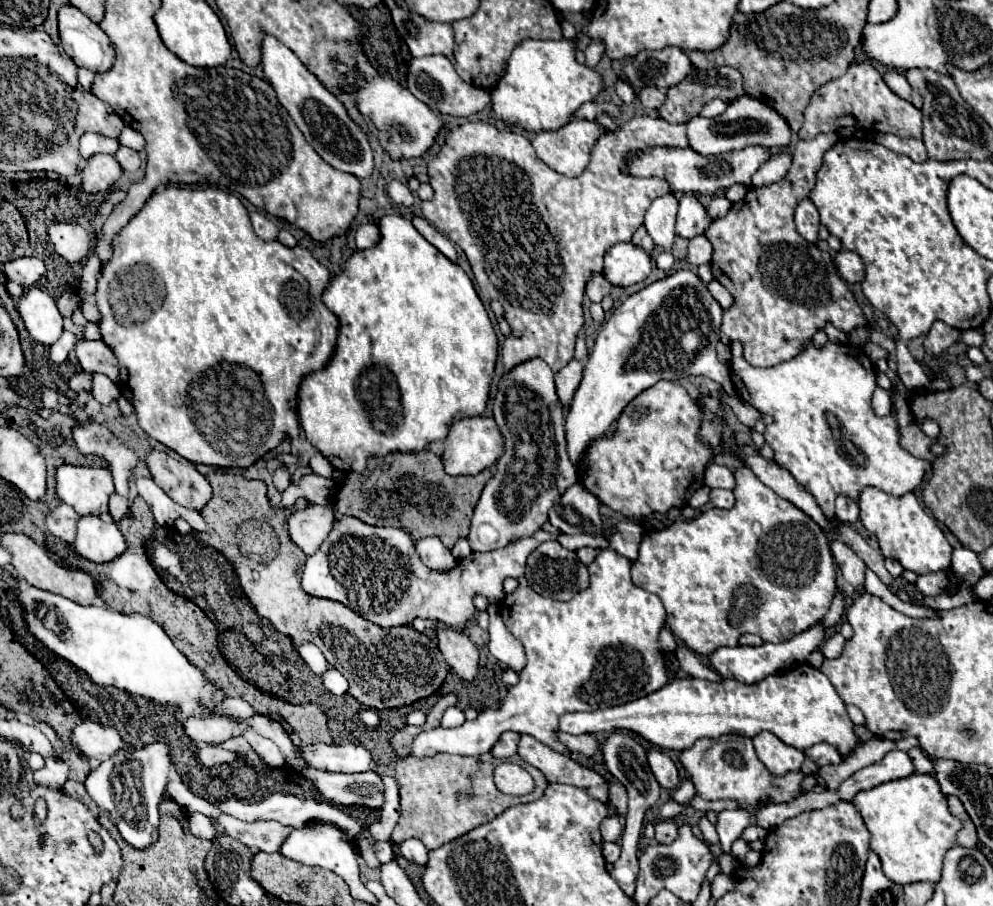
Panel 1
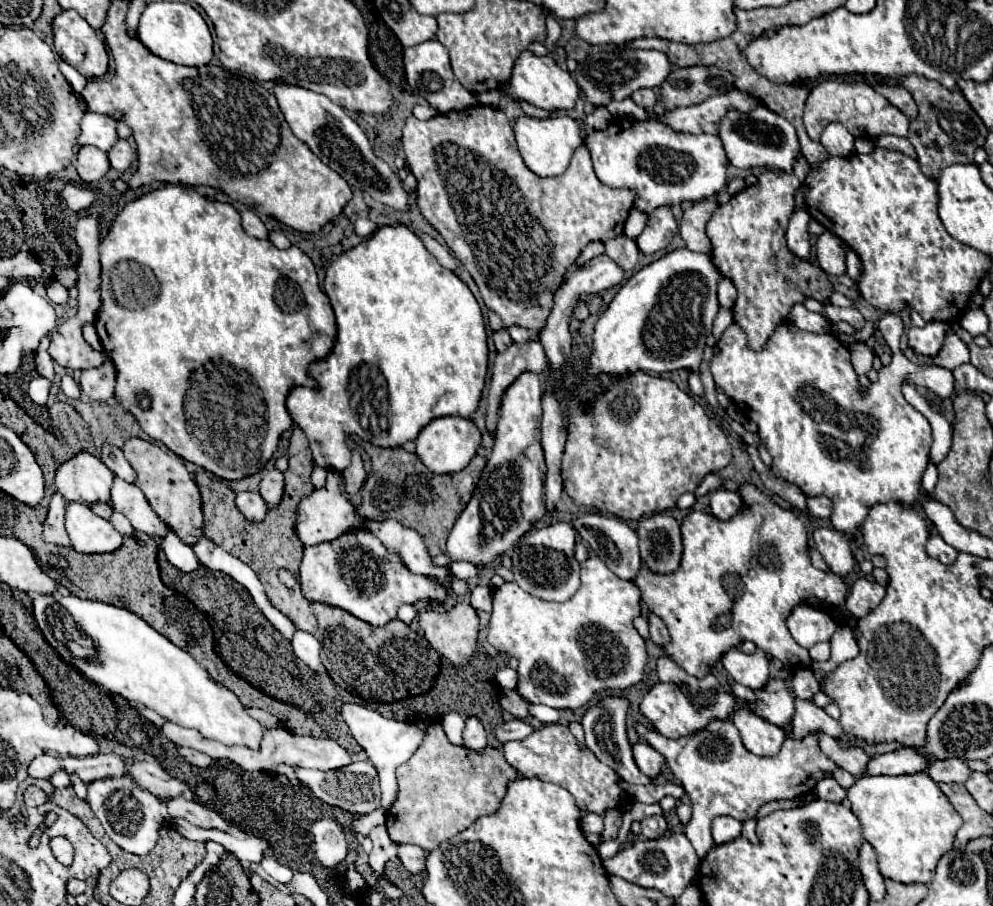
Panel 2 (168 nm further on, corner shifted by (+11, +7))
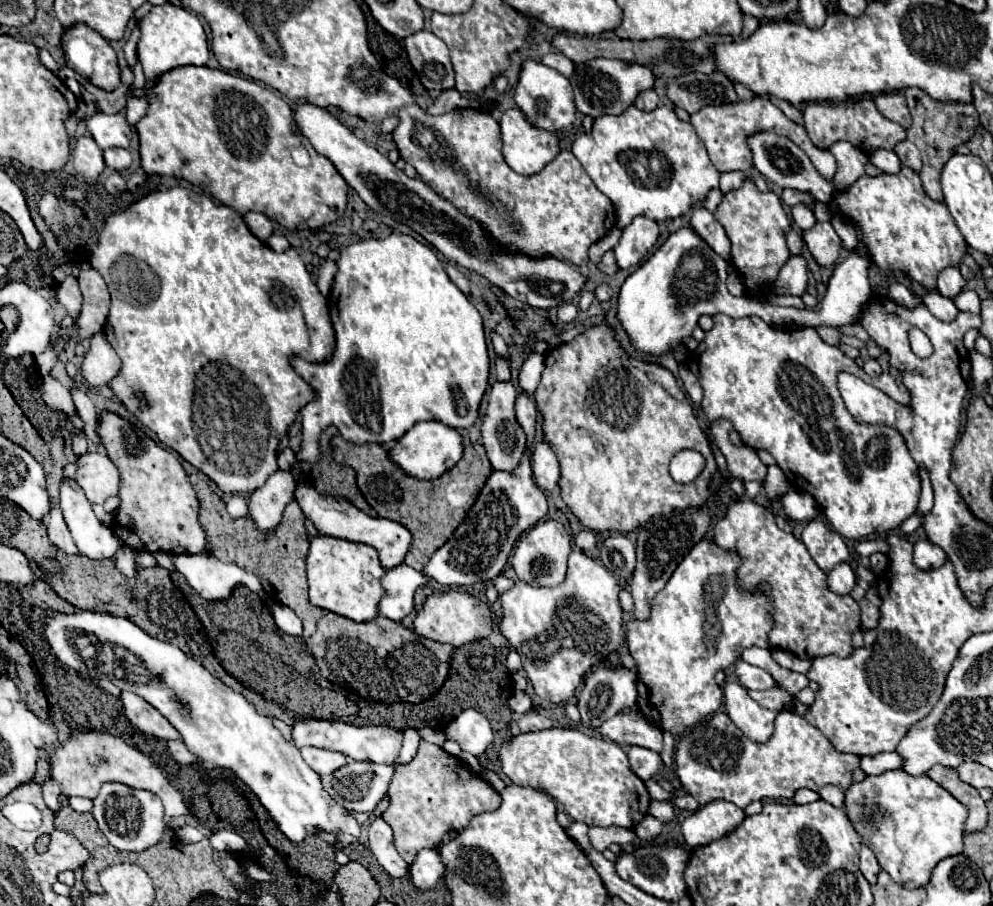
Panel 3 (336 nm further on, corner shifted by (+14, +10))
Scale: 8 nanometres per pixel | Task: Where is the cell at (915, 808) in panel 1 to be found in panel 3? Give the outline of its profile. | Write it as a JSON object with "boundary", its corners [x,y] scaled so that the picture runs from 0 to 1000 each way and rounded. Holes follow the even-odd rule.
{"boundary":[[[901,849],[901,851],[891,851],[887,855],[875,855],[871,862],[867,864],[859,864],[853,873],[851,873],[851,886],[855,886],[853,900],[857,911],[863,917],[863,893],[881,893],[887,895],[889,900],[889,913],[883,922],[877,924],[877,928],[869,928],[871,933],[875,933],[885,950],[885,955],[897,966],[897,970],[901,975],[905,975],[911,981],[923,981],[923,979],[932,979],[938,970],[938,961],[942,959],[942,955],[952,948],[952,946],[960,946],[970,942],[970,915],[972,915],[972,904],[974,904],[974,891],[964,884],[954,871],[950,871],[946,864],[942,864],[940,860],[936,860],[934,855],[915,855],[909,849]]]}

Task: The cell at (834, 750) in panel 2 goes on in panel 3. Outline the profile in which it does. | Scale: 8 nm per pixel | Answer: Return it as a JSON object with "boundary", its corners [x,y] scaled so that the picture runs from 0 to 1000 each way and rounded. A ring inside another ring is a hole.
{"boundary":[[[897,829],[897,831],[883,831],[883,833],[875,833],[867,838],[867,849],[873,855],[887,855],[895,849],[905,849],[909,844],[909,838],[905,831]]]}

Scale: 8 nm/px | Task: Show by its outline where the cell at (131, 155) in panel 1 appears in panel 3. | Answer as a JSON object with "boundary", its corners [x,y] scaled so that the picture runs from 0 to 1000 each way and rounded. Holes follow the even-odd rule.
{"boundary":[[[120,162],[106,164],[104,173],[106,173],[106,182],[110,187],[116,187],[116,189],[124,189],[132,182],[132,171],[128,164],[120,164]]]}

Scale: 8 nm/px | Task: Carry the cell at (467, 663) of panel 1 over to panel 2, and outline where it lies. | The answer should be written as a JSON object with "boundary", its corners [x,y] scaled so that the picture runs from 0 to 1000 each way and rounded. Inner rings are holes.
{"boundary":[[[459,667],[451,675],[425,675],[421,682],[421,689],[427,698],[427,704],[433,709],[433,713],[447,726],[455,731],[455,735],[467,735],[479,715],[481,704],[481,680],[479,673],[471,667]]]}

